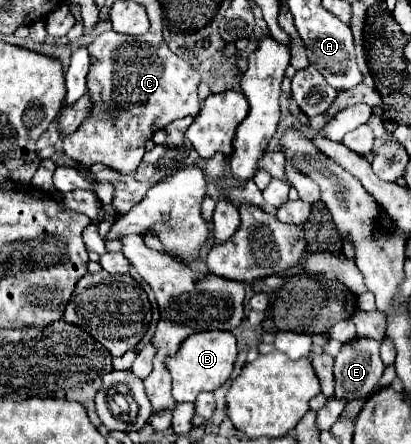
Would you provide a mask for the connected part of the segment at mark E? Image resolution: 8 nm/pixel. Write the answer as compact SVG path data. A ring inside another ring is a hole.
M353 339L335 357L335 399L365 399L385 371L379 357L379 341Z

